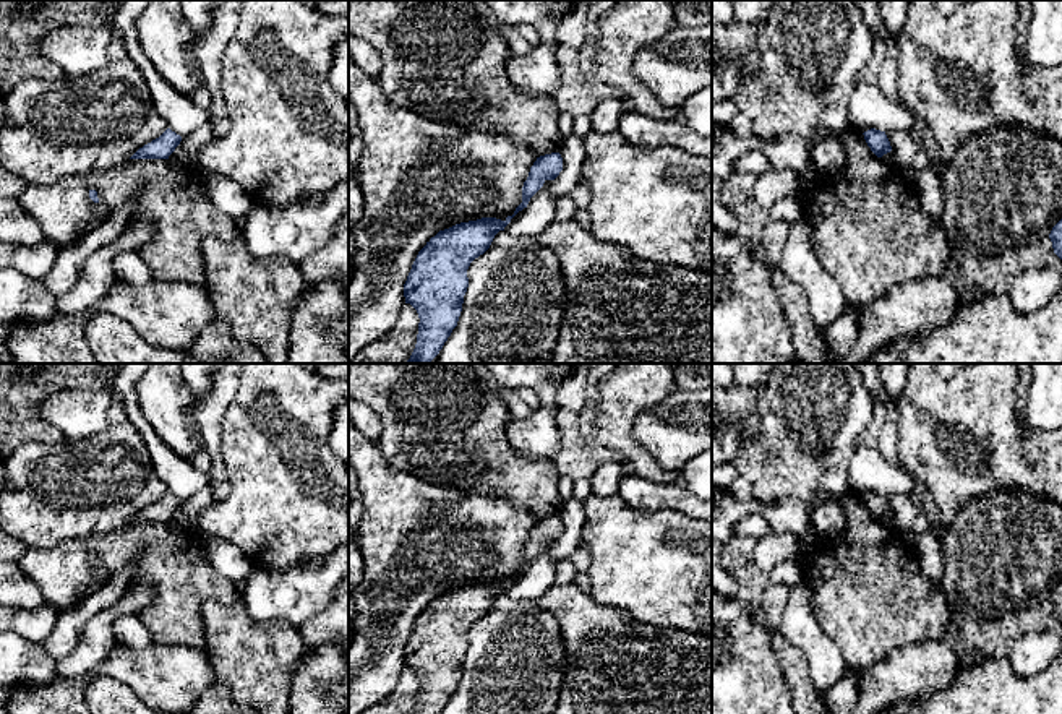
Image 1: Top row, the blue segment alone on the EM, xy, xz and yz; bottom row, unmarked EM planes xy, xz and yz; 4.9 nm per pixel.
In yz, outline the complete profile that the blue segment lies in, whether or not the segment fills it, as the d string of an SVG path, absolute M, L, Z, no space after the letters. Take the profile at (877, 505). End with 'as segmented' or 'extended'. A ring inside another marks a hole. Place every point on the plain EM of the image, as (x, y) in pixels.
M871 492L871 493L864 495L863 498L864 498L867 510L877 521L882 521L884 518L892 514L892 510L890 510L890 505L889 505L885 495Z; as segmented

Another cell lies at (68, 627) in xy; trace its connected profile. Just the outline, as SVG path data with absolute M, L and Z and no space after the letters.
M125 566L109 584L84 597L78 604L65 609L50 636L42 643L47 656L58 662L73 651L88 620L120 600L126 586L131 583L130 576L131 570Z

